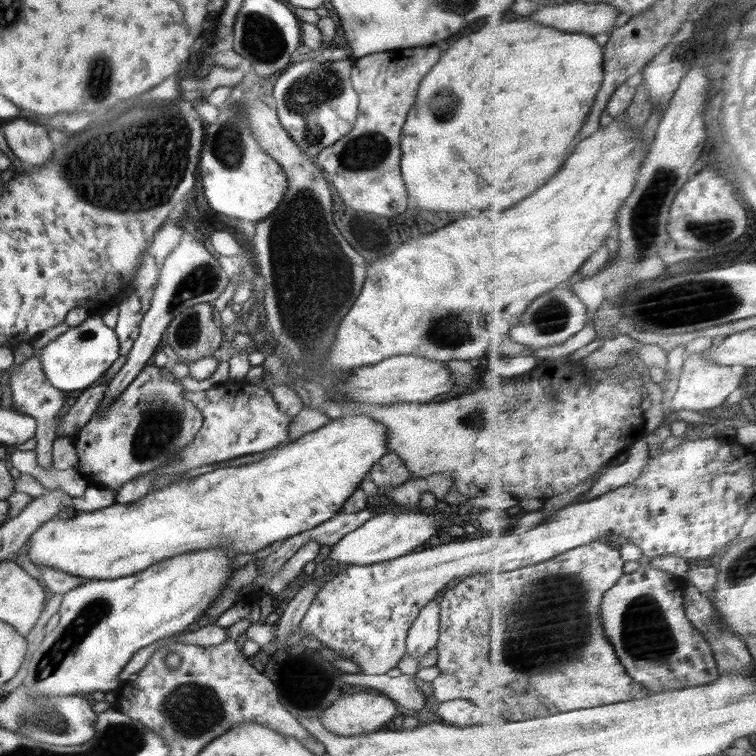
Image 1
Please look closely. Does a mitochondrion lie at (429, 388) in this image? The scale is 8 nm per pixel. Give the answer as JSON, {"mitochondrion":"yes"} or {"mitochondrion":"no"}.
{"mitochondrion":"no"}

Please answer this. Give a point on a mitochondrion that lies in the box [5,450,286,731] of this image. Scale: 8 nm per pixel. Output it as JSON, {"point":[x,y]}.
{"point":[98,610]}

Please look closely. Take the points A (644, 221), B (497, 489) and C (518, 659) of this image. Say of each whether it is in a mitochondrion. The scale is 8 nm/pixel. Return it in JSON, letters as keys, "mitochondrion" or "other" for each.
{"A":"mitochondrion","B":"other","C":"other"}

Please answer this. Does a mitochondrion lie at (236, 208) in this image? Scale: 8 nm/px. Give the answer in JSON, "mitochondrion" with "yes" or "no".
{"mitochondrion":"no"}

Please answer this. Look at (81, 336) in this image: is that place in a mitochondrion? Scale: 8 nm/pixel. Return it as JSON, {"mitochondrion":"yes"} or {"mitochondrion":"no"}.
{"mitochondrion":"yes"}

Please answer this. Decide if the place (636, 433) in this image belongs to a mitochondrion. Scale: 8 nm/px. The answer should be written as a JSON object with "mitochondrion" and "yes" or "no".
{"mitochondrion":"no"}

